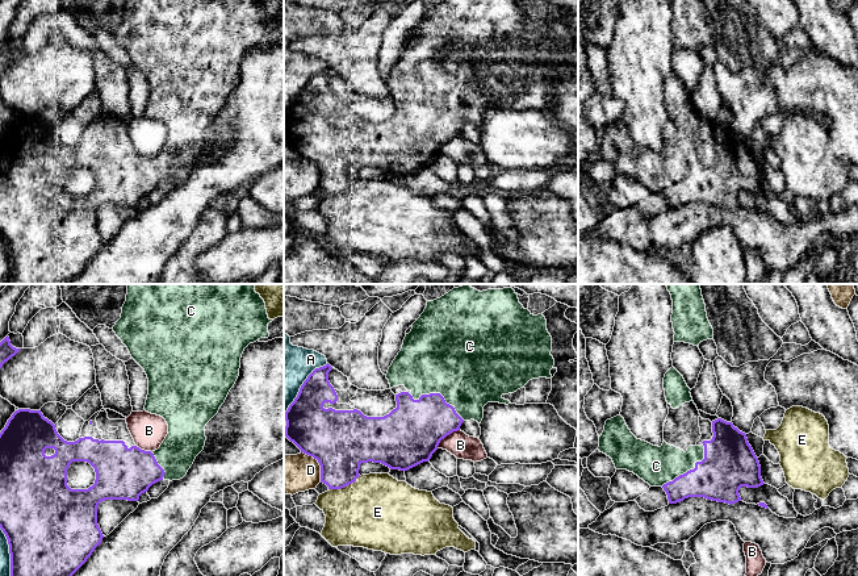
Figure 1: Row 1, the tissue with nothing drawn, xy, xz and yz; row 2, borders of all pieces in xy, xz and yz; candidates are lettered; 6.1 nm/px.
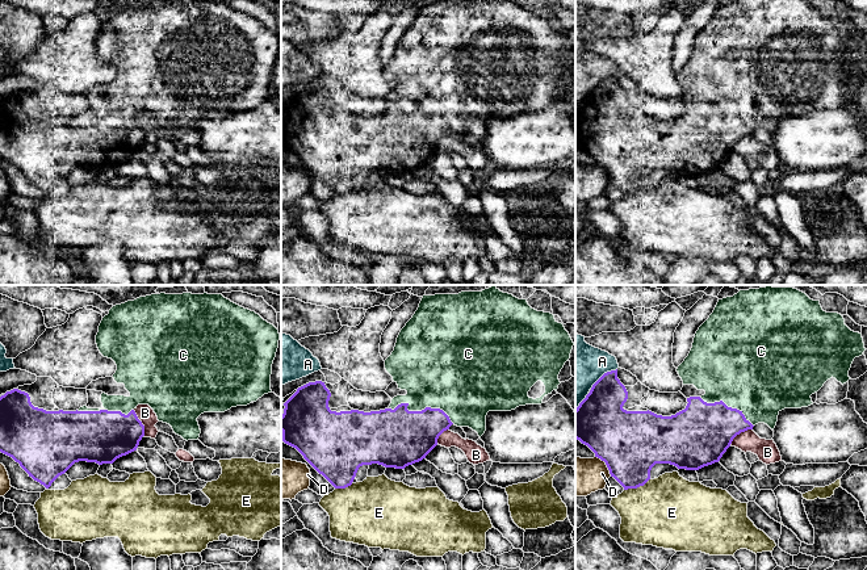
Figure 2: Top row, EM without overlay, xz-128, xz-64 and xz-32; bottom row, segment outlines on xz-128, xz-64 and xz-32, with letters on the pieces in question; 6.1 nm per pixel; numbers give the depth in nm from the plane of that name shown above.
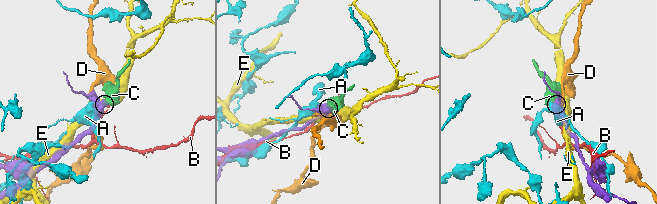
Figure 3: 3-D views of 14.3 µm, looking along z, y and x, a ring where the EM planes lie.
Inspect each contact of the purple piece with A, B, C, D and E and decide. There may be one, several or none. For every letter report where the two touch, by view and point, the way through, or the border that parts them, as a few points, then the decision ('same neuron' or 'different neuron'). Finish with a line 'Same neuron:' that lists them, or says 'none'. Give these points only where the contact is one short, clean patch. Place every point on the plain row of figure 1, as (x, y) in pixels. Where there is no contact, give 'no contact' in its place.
A: contact xz (301, 91); different neuron
B: contact xz (446, 141); different neuron
C: contact xz (438, 99); same neuron
D: contact xz (318, 167); different neuron
E: contact xz (344, 191); different neuron
Same neuron: C

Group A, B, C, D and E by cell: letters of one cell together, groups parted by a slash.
A / B / C / D / E

